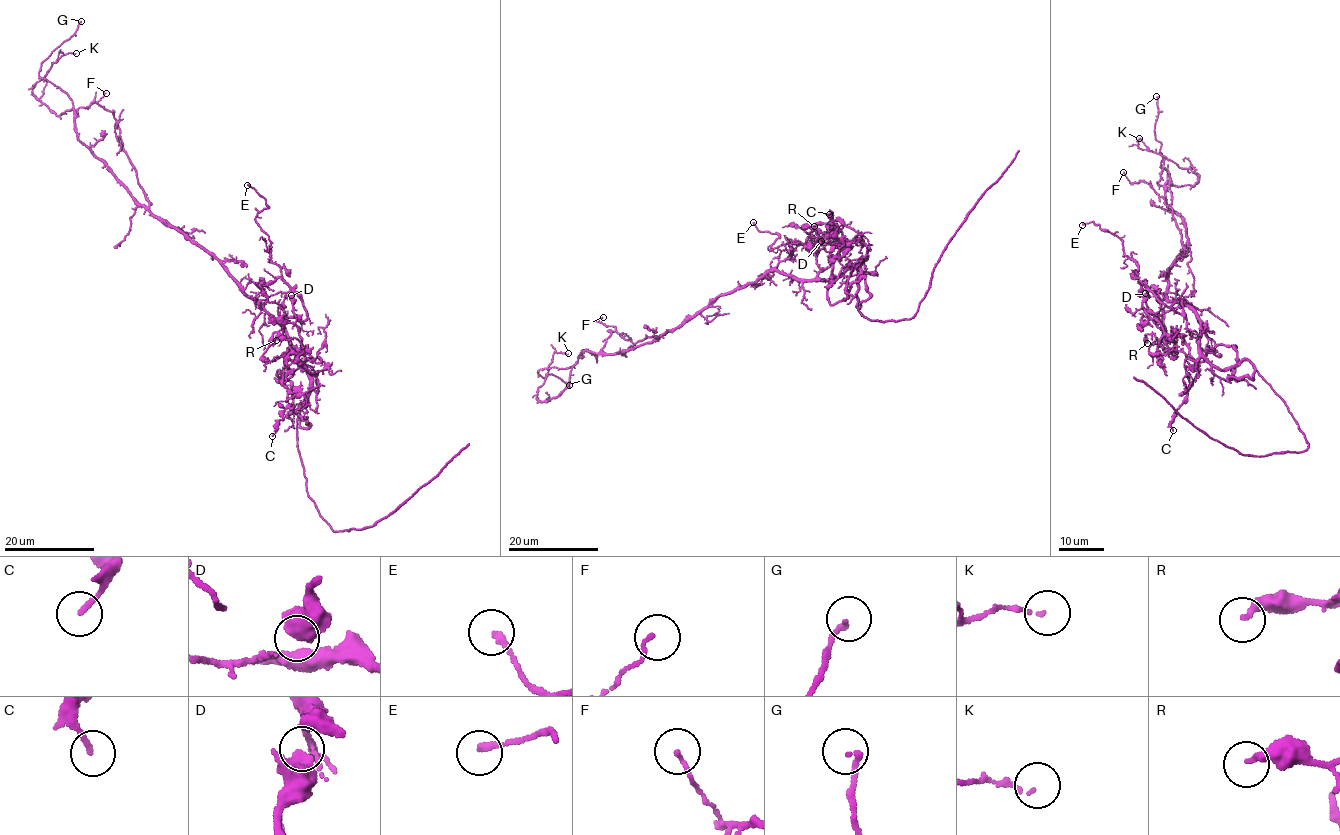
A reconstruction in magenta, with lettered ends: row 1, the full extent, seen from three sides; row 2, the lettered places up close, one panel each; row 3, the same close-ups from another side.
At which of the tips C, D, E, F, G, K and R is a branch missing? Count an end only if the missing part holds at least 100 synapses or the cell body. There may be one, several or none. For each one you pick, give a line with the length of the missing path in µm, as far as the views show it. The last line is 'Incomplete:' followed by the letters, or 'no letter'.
Incomplete: no letter

